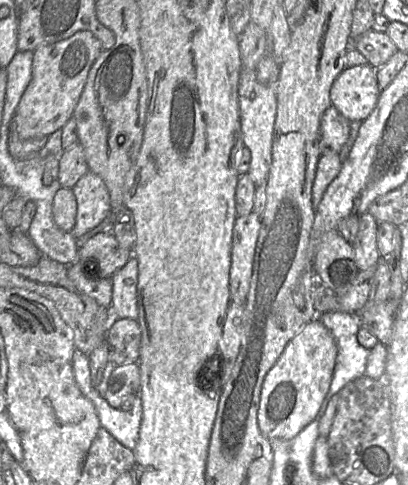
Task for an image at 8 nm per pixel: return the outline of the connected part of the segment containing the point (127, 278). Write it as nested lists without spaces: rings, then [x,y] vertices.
[[[132,254],[127,263],[112,276],[112,317],[138,319],[138,260]]]

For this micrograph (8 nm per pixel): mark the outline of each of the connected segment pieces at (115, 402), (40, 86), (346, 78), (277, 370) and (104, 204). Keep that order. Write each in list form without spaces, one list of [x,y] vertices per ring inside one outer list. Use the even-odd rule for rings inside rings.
[[[138,363],[118,365],[112,371],[105,393],[105,400],[113,408],[120,409],[124,398],[136,394],[141,386],[141,374]]]
[[[82,30],[67,39],[40,46],[33,52],[31,81],[13,117],[21,139],[47,137],[64,127],[73,116],[90,68],[102,50],[101,42],[94,34]]]
[[[370,64],[346,67],[330,90],[331,105],[348,121],[364,121],[374,110],[381,90],[377,69]]]
[[[316,317],[288,342],[262,384],[257,419],[268,439],[292,439],[315,418],[329,390],[336,357],[335,339]]]
[[[88,171],[72,188],[77,202],[75,225],[70,232],[79,239],[111,216],[108,189],[104,181]]]

